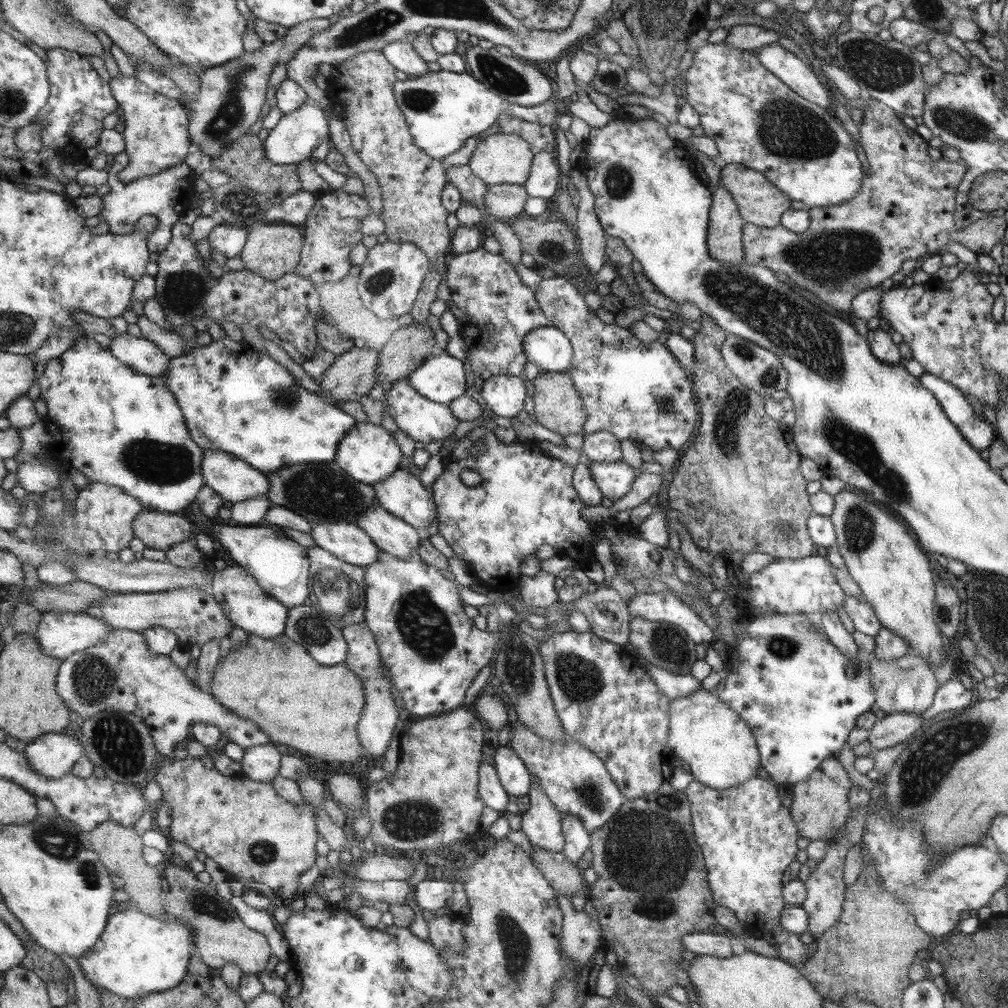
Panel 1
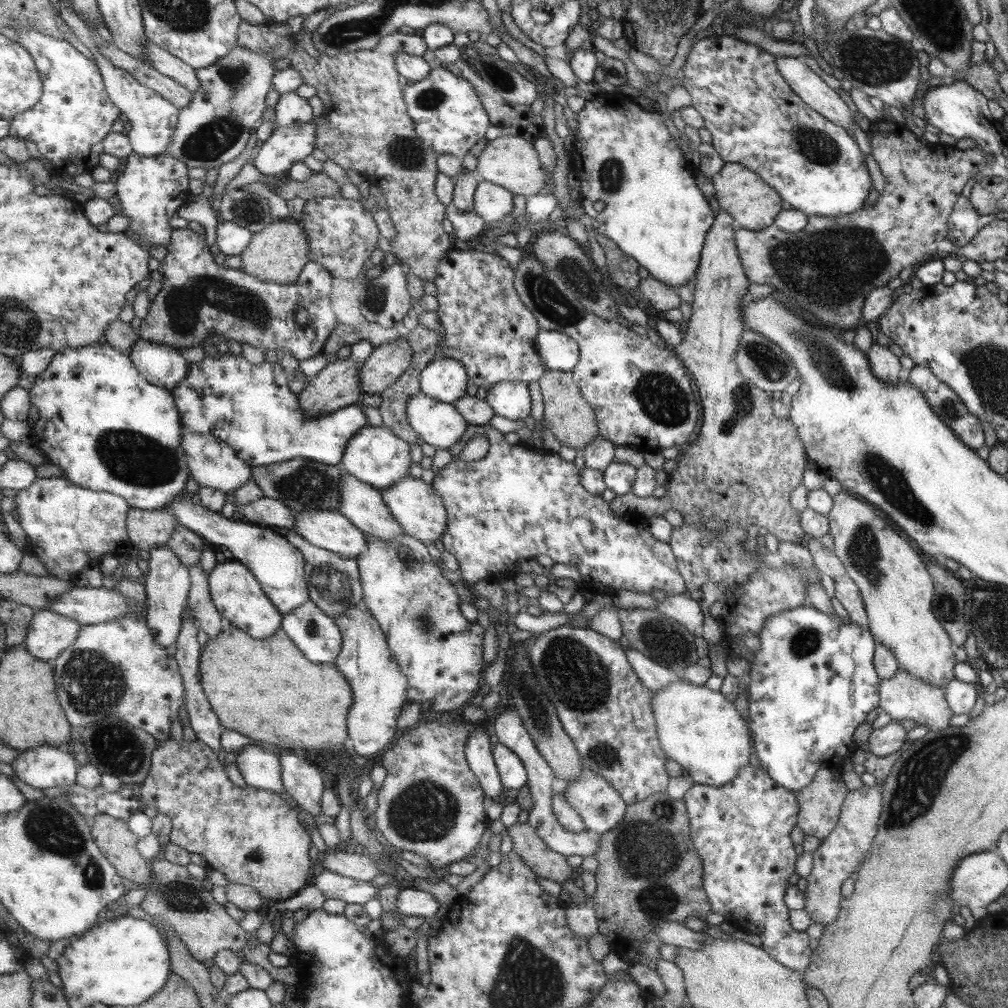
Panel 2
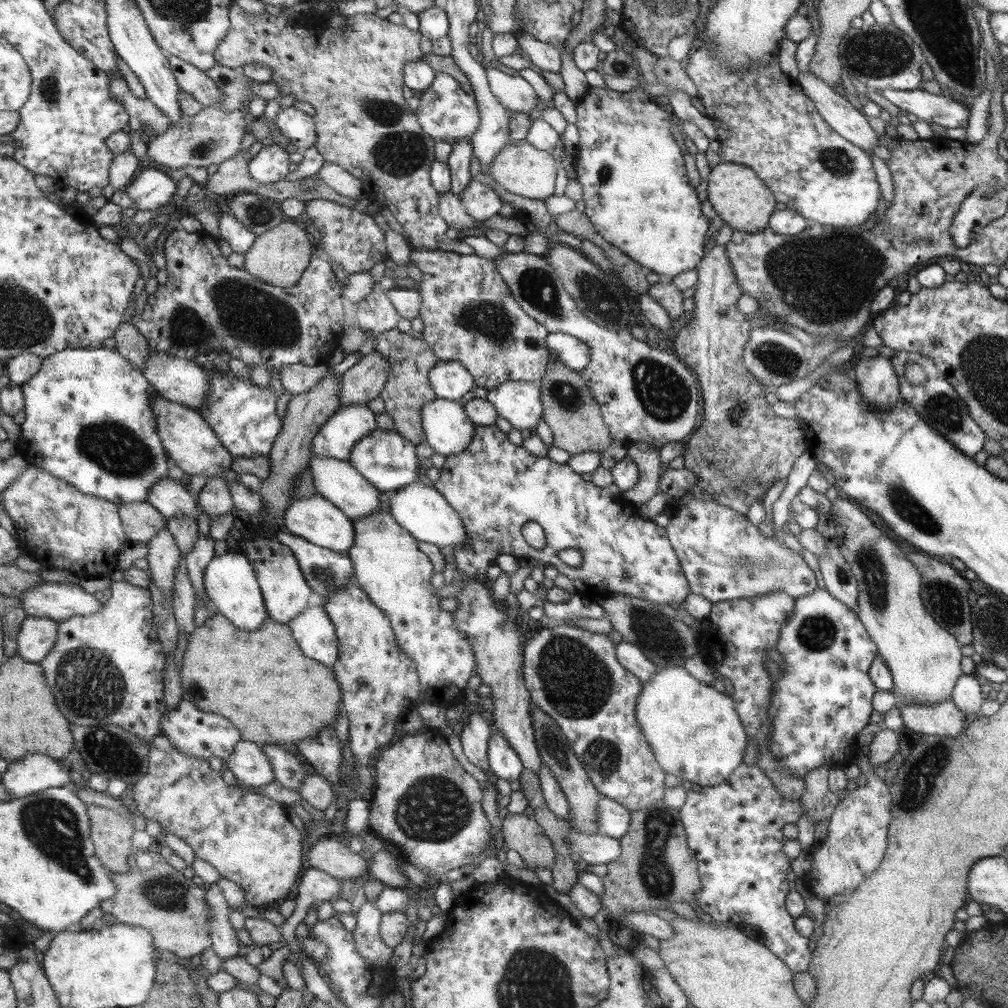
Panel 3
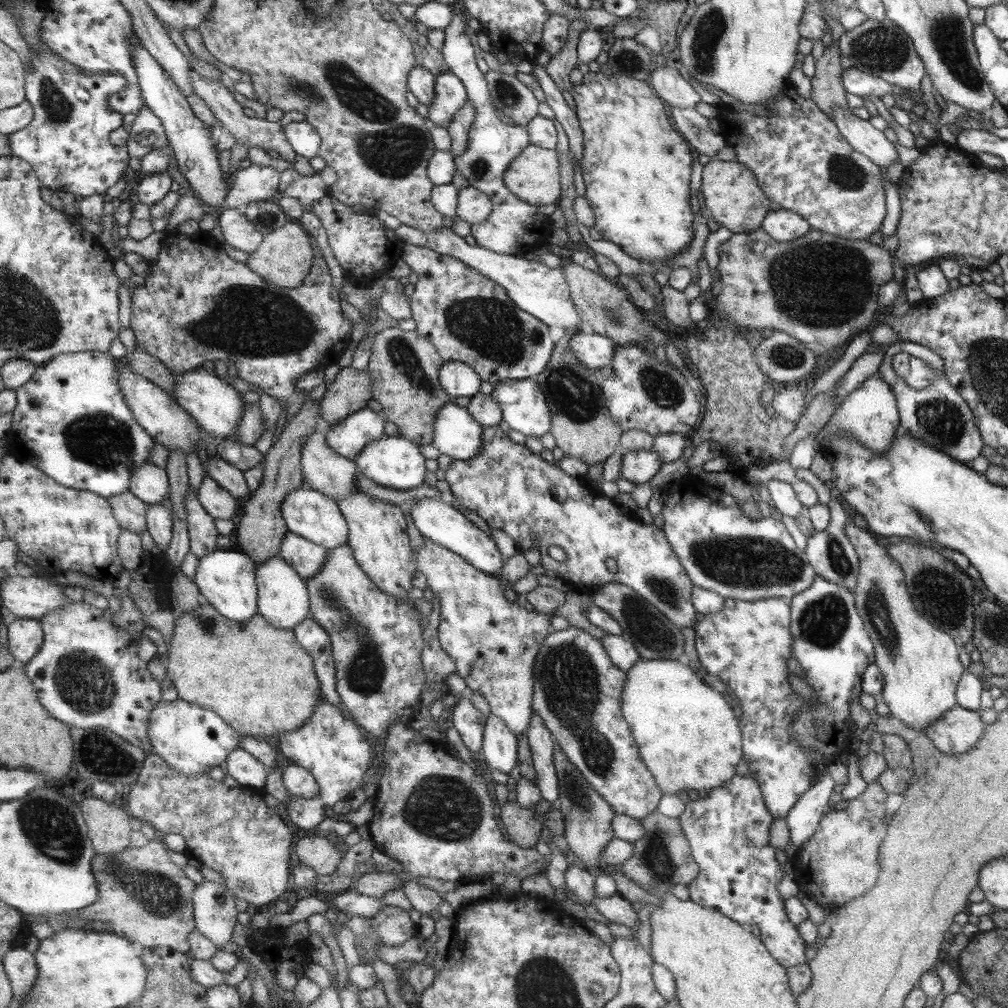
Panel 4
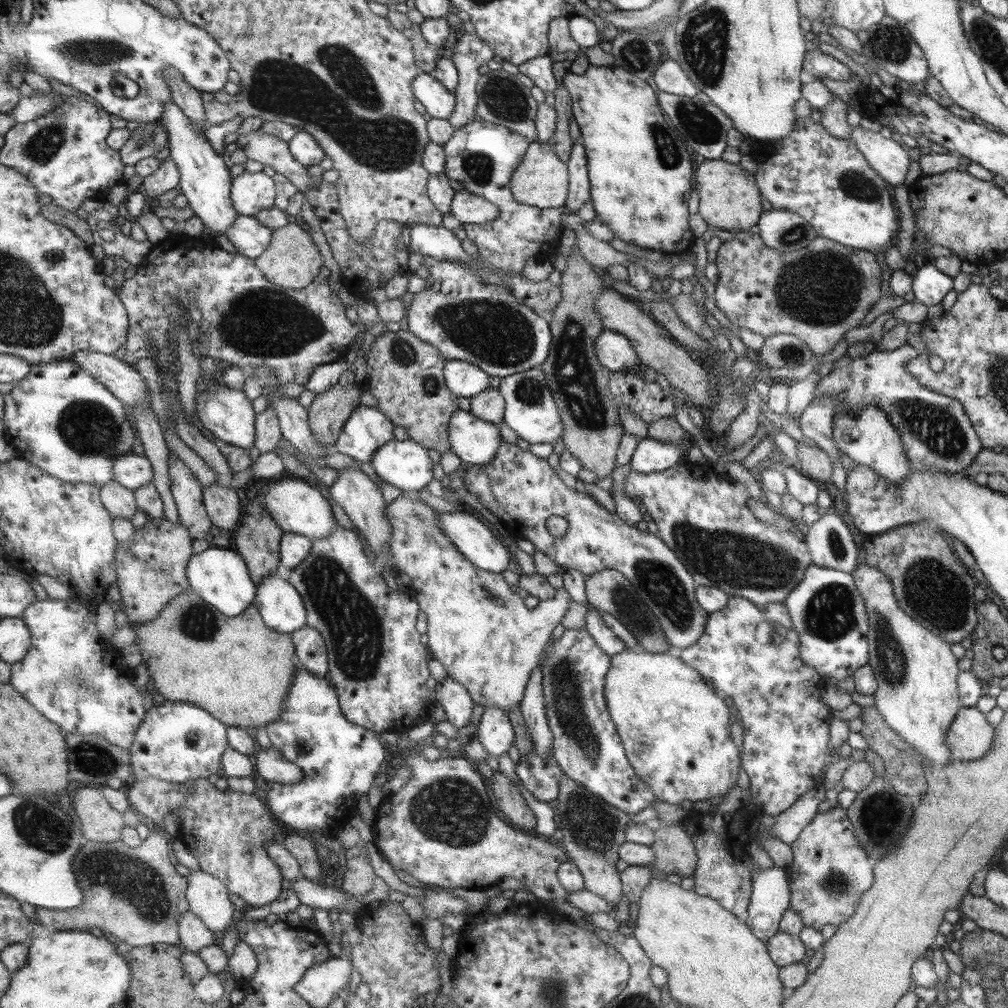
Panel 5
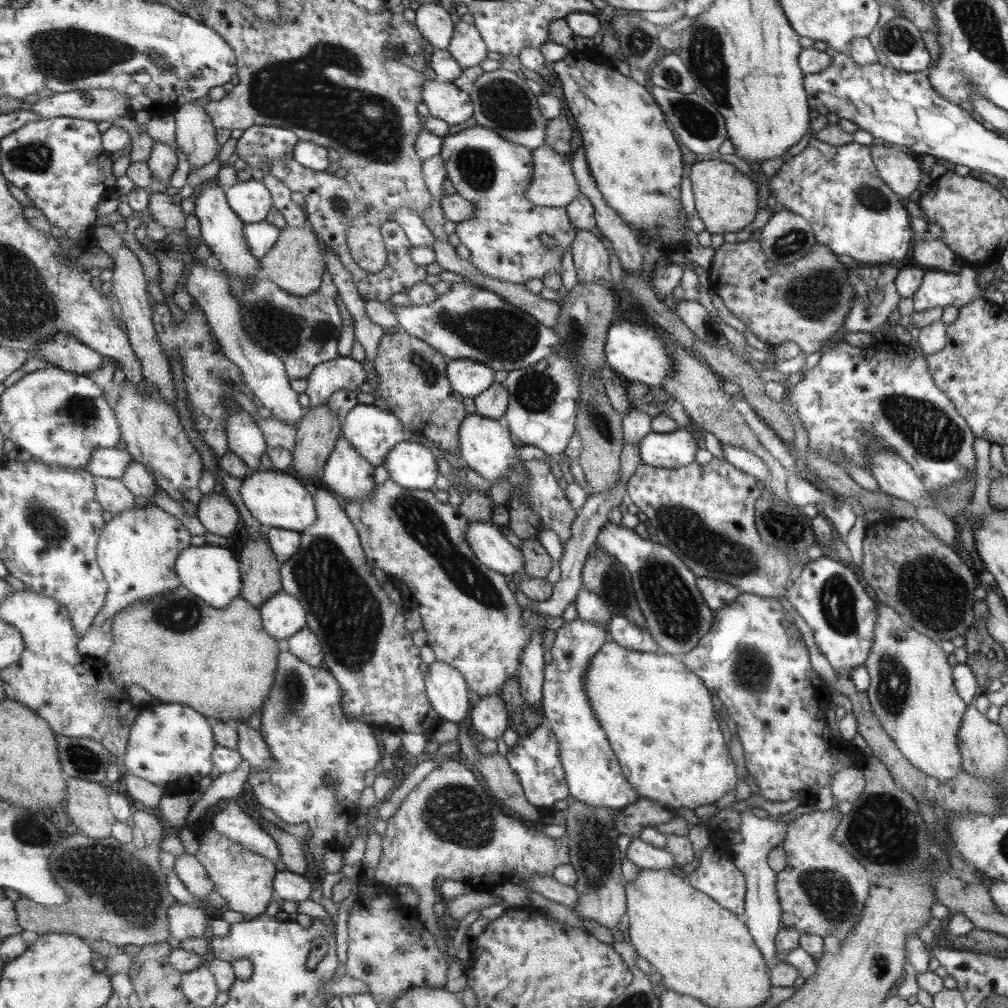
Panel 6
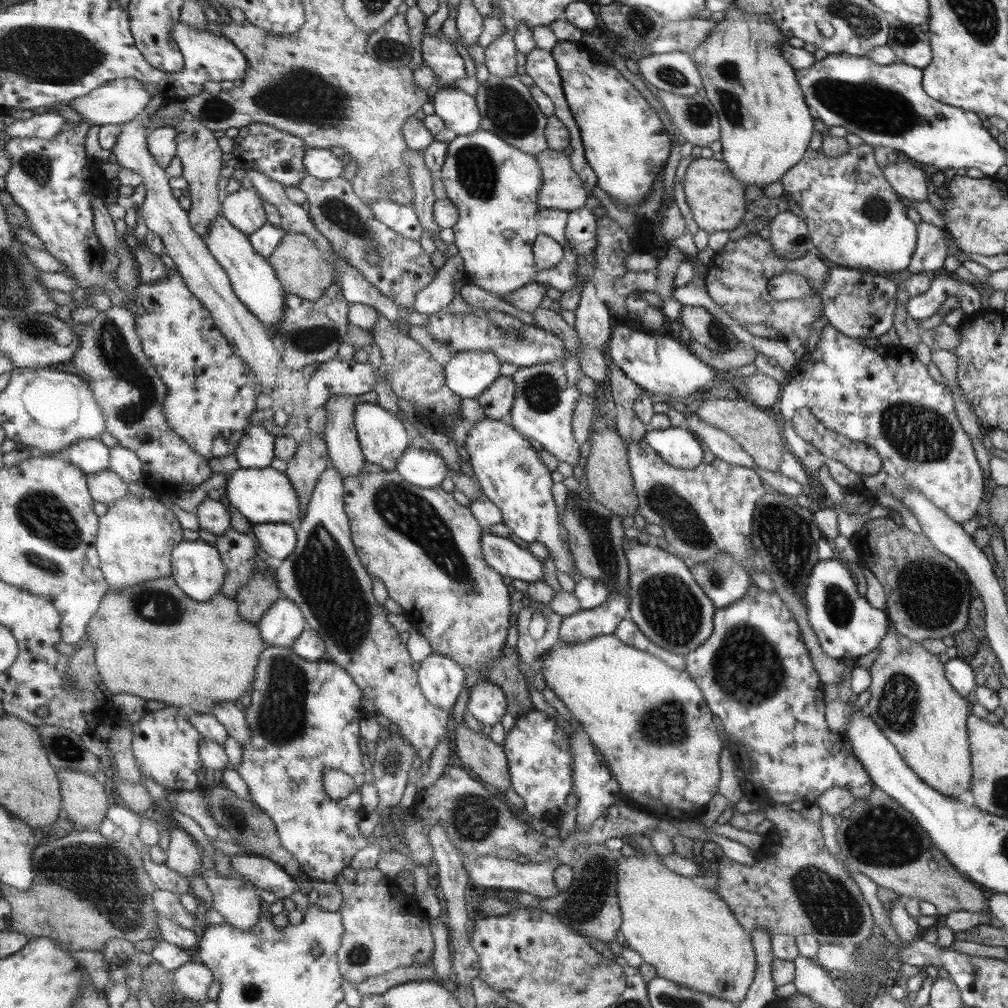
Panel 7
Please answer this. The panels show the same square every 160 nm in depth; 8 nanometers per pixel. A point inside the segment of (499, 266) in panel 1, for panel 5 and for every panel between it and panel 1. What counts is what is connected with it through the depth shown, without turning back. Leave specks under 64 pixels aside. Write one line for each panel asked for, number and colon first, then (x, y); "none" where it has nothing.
2: (484, 324)
3: (468, 315)
4: (468, 318)
5: (484, 324)

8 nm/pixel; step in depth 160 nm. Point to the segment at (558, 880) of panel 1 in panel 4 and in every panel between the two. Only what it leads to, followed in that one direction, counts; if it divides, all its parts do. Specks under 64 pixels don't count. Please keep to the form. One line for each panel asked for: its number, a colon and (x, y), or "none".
2: (526, 843)
3: (519, 833)
4: (521, 825)

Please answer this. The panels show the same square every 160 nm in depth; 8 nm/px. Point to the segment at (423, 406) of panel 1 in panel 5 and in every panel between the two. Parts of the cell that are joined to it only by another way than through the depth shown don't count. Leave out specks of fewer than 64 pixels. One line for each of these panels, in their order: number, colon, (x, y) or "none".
2: (440, 424)
3: (448, 431)
4: (456, 434)
5: (475, 442)

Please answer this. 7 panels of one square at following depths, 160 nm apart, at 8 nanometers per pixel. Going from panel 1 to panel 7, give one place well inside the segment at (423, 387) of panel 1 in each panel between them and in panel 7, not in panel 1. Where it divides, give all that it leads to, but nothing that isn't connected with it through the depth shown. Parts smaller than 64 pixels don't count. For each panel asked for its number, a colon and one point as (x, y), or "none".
2: (443, 379)
3: (449, 380)
4: (458, 379)
5: (466, 380)
6: (468, 377)
7: (468, 374)

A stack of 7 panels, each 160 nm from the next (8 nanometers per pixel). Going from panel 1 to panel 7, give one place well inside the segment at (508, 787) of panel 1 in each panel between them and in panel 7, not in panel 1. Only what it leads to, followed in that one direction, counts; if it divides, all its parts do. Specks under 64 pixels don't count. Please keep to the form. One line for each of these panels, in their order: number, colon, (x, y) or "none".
2: (512, 774)
3: (503, 762)
4: (498, 747)
5: (494, 732)
6: (488, 717)
7: (486, 703)

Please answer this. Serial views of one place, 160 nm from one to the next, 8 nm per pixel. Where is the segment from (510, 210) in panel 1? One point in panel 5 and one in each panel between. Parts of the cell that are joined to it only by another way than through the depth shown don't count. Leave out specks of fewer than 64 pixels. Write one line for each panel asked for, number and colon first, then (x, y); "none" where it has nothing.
2: (491, 203)
3: (479, 201)
4: (473, 207)
5: (468, 209)

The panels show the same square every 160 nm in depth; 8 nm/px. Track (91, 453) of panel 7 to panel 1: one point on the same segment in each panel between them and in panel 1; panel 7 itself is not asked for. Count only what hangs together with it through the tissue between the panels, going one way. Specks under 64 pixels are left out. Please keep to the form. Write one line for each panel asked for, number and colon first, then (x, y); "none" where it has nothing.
1: (280, 565)
2: (279, 566)
3: (169, 496)
4: (151, 483)
5: (132, 470)
6: (107, 462)

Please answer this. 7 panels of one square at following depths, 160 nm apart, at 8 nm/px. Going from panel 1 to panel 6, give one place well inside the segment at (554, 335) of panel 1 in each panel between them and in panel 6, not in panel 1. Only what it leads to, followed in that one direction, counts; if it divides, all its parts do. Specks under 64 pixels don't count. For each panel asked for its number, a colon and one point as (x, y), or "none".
2: (558, 351)
3: (575, 354)
4: (594, 351)
5: (616, 353)
6: (634, 354)

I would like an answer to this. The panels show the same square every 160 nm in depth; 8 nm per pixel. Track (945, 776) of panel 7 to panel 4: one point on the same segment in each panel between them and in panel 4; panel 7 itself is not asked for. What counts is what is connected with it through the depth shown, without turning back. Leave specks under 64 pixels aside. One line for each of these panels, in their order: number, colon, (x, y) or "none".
4: (918, 663)
5: (915, 673)
6: (910, 691)

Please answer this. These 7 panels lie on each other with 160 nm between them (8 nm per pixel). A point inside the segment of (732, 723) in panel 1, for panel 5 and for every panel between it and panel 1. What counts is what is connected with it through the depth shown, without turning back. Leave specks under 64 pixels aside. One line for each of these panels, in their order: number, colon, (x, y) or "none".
2: (698, 729)
3: (693, 731)
4: (685, 734)
5: (674, 731)

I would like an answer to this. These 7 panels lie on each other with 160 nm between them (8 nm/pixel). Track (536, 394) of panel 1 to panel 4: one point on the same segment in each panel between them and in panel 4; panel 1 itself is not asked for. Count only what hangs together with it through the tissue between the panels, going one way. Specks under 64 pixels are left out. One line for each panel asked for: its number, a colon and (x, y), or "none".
2: (571, 419)
3: (569, 410)
4: (583, 428)

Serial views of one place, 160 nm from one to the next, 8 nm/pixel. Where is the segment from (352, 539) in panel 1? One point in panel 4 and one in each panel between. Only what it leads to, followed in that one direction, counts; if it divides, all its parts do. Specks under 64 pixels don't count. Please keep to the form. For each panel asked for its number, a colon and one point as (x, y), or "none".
2: (326, 528)
3: (319, 521)
4: (310, 514)

